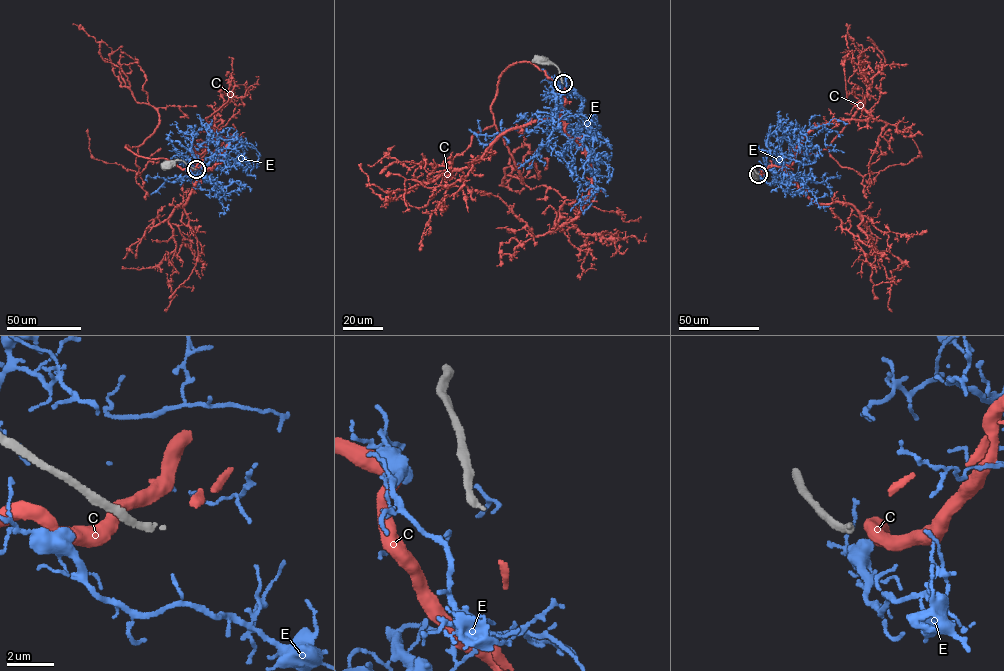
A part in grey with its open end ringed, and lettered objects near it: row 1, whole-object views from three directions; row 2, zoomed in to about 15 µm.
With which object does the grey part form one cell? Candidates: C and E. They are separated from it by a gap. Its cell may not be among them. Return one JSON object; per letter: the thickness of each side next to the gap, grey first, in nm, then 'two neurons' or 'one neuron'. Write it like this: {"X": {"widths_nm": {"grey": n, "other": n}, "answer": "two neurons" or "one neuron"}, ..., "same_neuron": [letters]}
{"C": {"widths_nm": {"grey": 220, "other": 320}, "answer": "one neuron"}, "E": {"widths_nm": {"grey": 220, "other": 150}, "answer": "two neurons"}, "same_neuron": ["C"]}

